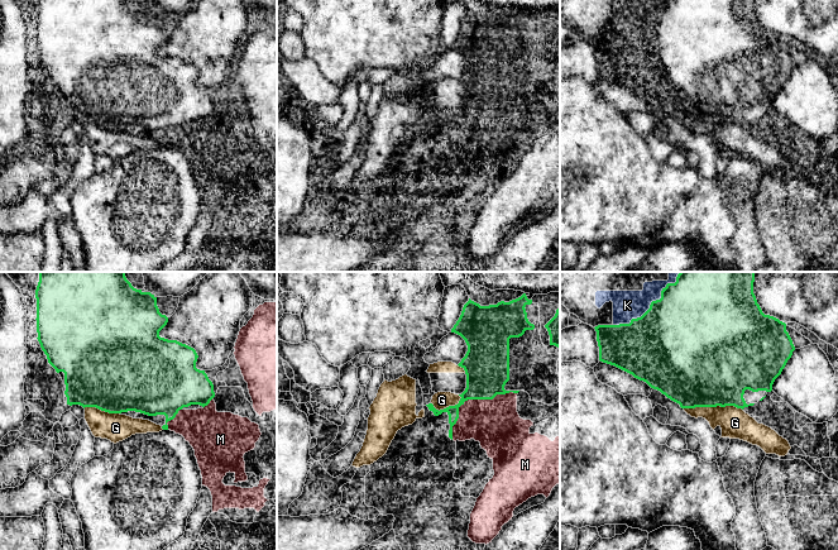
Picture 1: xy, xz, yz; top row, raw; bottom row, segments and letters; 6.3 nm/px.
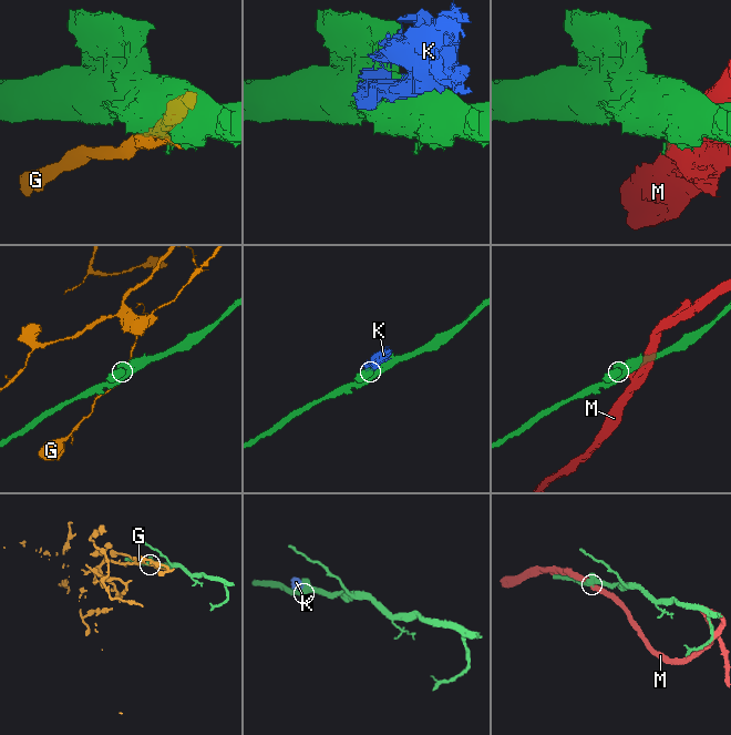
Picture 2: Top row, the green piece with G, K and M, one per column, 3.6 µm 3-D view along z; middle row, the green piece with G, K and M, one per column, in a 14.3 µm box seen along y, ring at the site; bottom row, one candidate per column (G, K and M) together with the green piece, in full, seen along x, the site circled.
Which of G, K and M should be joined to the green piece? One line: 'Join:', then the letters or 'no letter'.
Join: no letter

